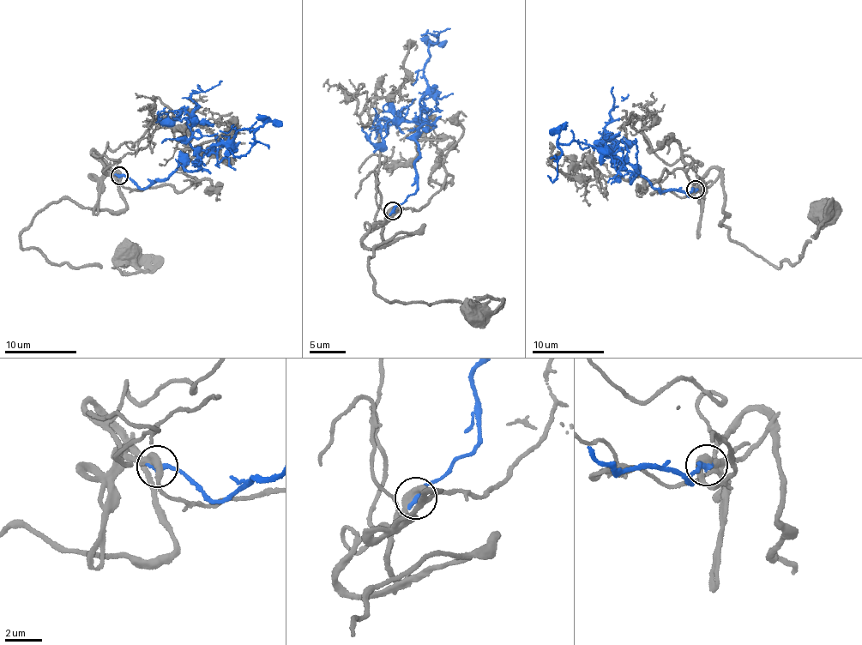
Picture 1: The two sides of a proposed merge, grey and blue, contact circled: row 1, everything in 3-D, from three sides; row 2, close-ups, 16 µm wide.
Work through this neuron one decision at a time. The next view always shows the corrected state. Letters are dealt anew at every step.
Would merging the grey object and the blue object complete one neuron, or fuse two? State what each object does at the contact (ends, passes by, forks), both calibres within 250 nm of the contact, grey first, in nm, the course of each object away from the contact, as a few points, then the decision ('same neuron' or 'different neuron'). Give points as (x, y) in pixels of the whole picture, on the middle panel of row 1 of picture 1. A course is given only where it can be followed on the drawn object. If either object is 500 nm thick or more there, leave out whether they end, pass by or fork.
grey passes by; blue ends; calibres 420 and 340 nm; course grey (392, 210), (382, 226), (387, 243), (423, 226), (375, 248), (376, 294), (403, 303), (456, 301), (471, 313); course blue (392, 210), (415, 192), (414, 137), (430, 124), (420, 121), (420, 99), (429, 42), (439, 40), (426, 29); same neuron

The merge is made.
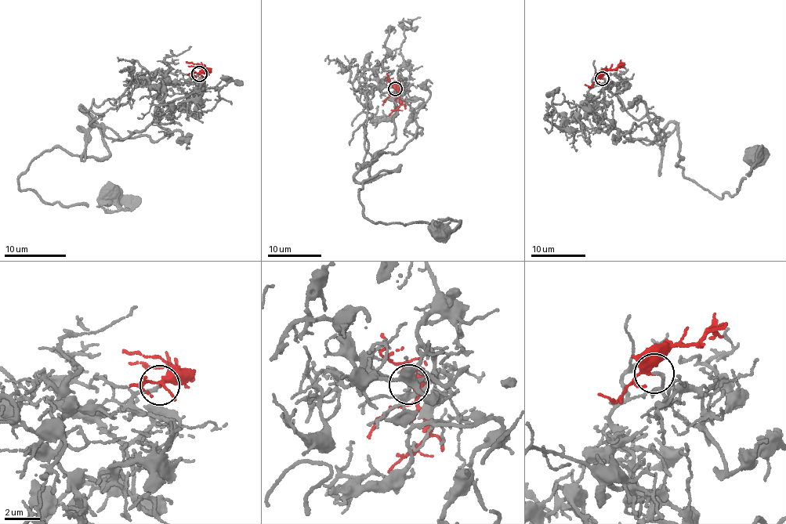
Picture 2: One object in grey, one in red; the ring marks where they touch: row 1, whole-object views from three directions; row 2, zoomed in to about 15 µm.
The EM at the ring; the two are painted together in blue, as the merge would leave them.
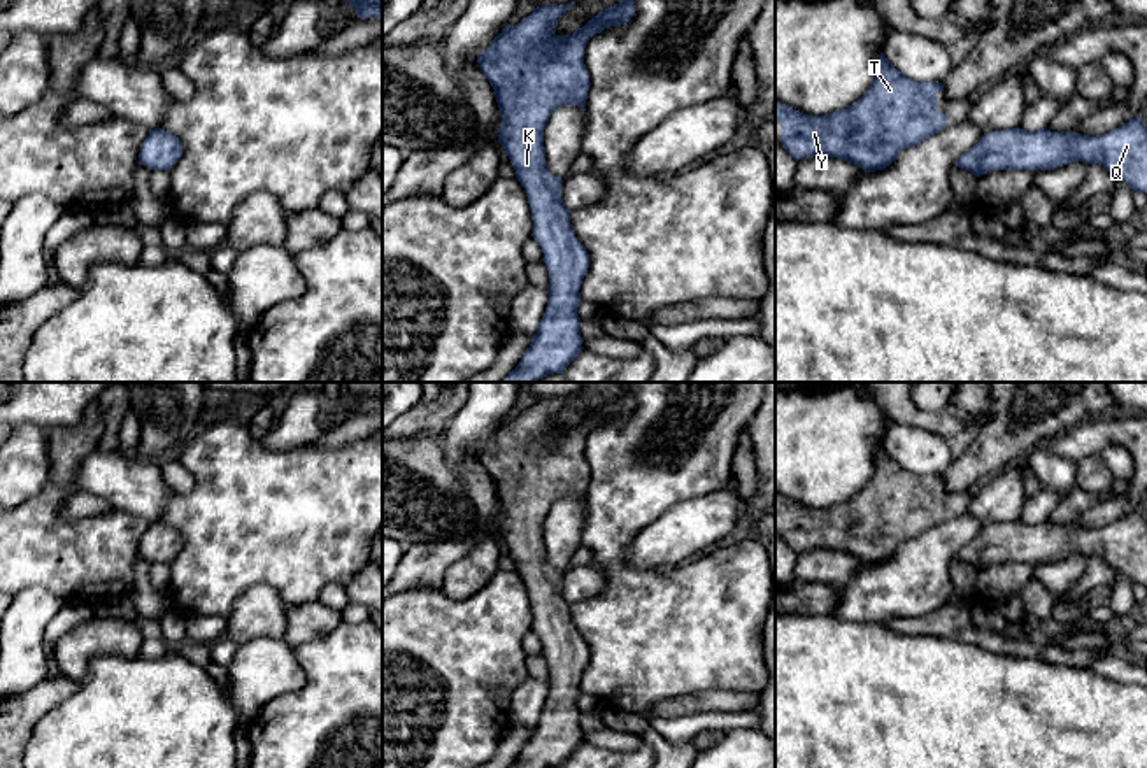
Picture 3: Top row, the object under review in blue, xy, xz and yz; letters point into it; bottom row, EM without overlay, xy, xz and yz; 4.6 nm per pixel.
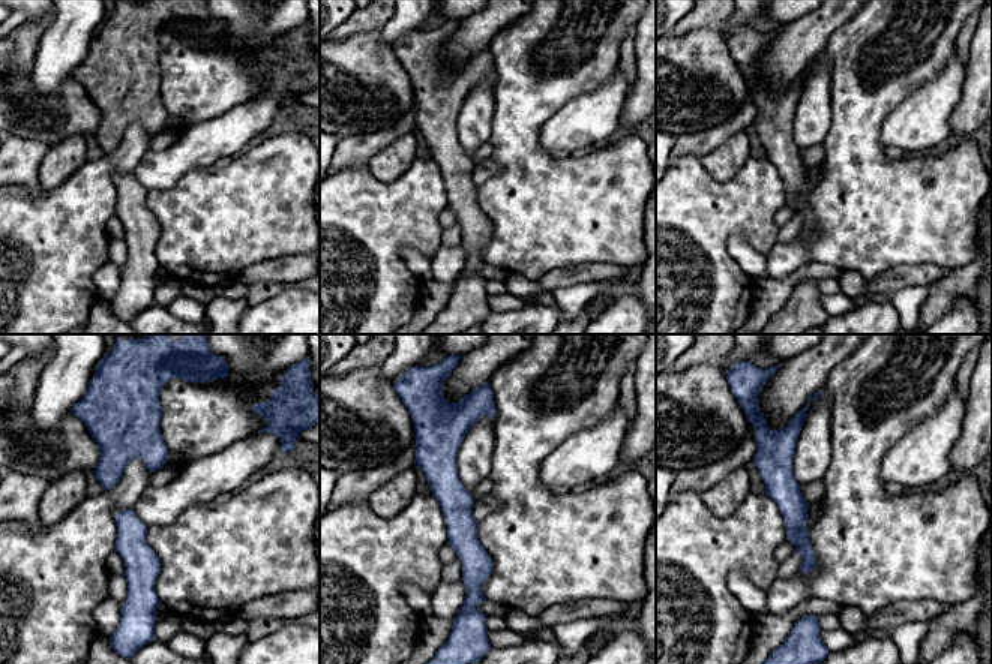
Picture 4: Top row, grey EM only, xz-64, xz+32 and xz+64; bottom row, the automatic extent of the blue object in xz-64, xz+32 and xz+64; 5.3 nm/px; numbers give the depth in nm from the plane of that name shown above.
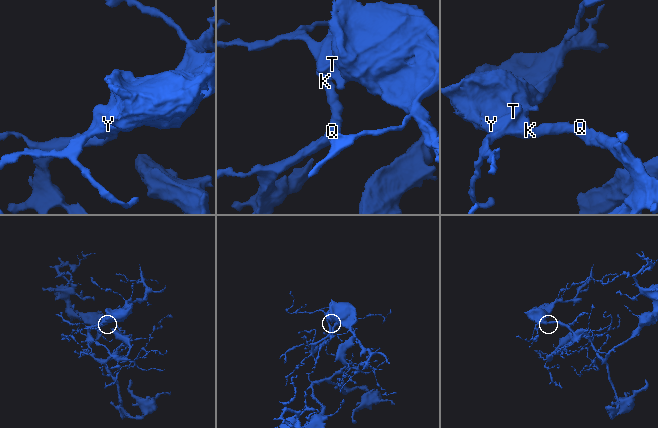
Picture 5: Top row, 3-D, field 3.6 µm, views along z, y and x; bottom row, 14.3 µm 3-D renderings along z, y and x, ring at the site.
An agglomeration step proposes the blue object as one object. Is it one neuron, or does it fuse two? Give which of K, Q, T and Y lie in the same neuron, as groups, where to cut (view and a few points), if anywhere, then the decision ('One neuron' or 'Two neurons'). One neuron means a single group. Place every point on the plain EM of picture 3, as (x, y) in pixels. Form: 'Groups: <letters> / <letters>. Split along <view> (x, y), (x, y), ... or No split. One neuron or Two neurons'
Groups: K Q T Y. No split. One neuron

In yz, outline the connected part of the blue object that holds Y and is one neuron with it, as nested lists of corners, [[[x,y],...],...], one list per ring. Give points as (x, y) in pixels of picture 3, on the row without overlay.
[[[880,445],[873,456],[870,482],[847,501],[809,508],[775,491],[775,523],[782,519],[782,540],[798,554],[812,549],[840,551],[865,565],[889,559],[903,542],[914,540],[947,519],[947,508],[937,505],[942,475],[917,475],[896,463]]]

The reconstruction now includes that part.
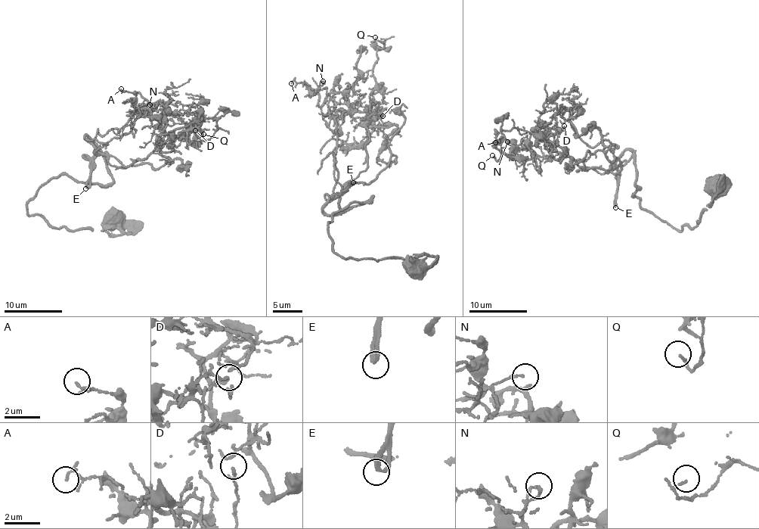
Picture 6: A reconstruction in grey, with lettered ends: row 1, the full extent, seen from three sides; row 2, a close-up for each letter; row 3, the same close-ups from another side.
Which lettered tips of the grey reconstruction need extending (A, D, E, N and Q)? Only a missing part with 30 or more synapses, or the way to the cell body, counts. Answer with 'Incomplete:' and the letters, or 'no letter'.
Incomplete: no letter

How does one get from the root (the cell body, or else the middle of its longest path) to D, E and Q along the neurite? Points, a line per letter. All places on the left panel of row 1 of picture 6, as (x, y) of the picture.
D: (111, 219), (100, 231), (57, 228), (27, 203), (60, 175), (113, 182), (96, 149), (126, 166), (195, 130)
E: (111, 219), (100, 231), (75, 230), (28, 215), (29, 201), (60, 175), (113, 182), (98, 150), (85, 188)
Q: (111, 219), (57, 228), (27, 203), (60, 175), (113, 182), (96, 149), (126, 166), (215, 118), (203, 134)

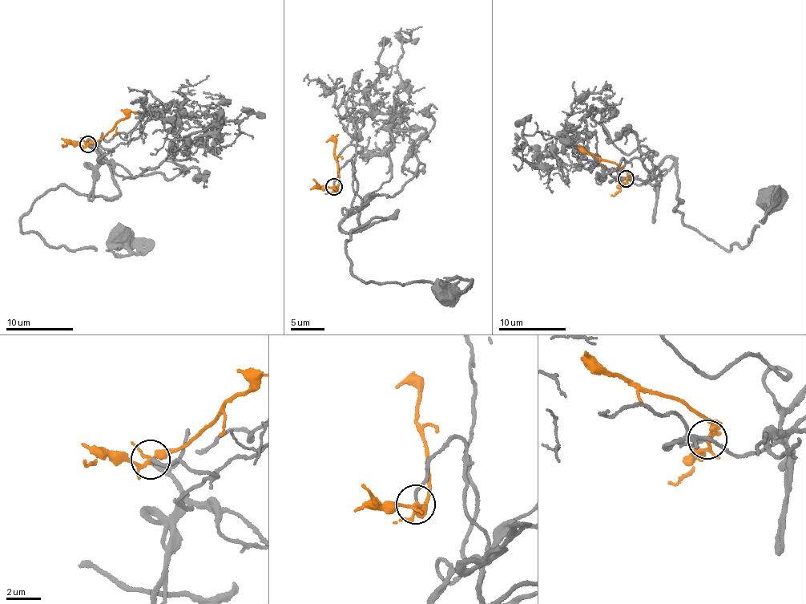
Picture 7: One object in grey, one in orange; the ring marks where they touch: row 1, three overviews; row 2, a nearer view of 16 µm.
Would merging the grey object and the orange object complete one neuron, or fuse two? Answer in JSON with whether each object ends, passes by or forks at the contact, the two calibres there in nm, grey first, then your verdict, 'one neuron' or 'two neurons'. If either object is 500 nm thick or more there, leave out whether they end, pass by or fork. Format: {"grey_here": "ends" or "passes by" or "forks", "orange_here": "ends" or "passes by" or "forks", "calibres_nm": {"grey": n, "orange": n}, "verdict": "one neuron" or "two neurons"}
{"grey_here": "ends", "orange_here": "forks", "calibres_nm": {"grey": 180, "orange": 220}, "verdict": "one neuron"}

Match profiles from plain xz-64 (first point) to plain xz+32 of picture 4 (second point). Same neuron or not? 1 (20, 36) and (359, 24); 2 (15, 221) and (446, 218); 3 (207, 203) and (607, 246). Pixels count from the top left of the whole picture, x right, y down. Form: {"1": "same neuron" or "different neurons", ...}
{"1": "same neuron", "2": "different neurons", "3": "same neuron"}

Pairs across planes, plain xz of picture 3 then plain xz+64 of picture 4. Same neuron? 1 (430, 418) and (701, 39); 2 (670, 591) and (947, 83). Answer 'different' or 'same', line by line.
1: different
2: different

